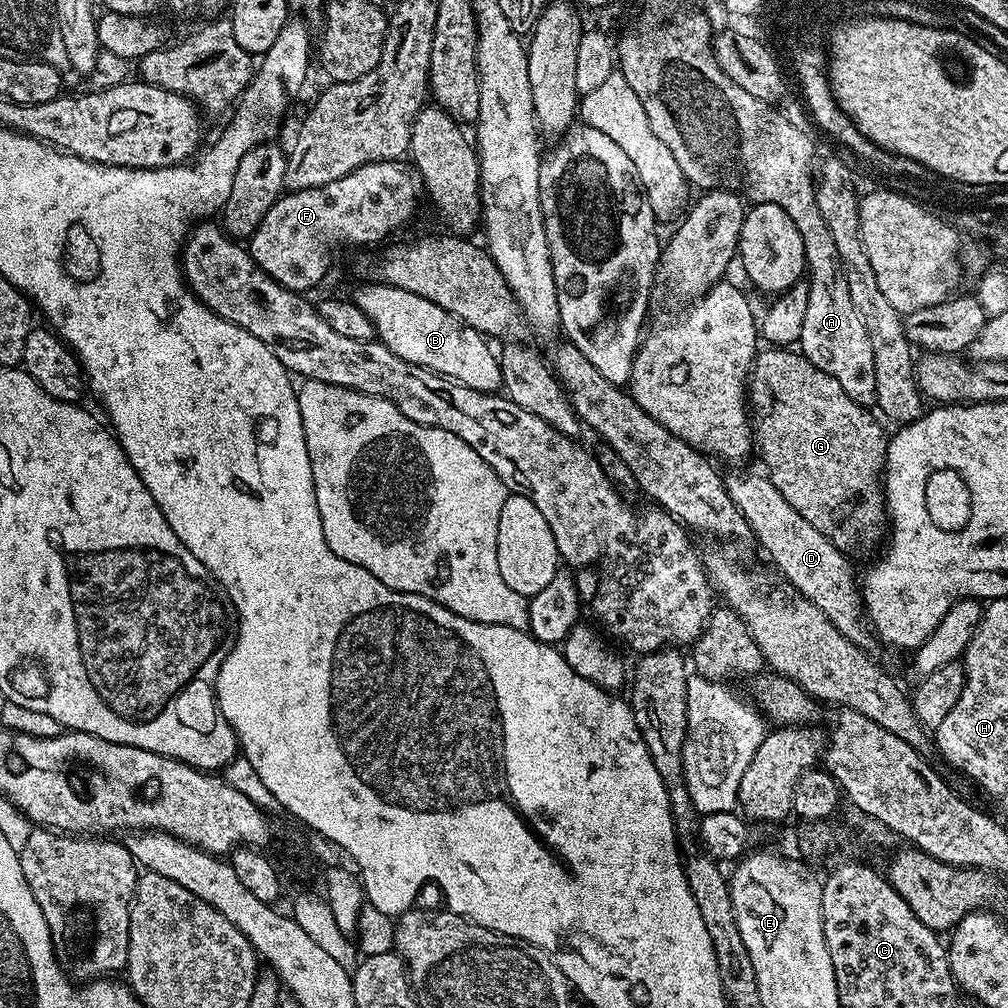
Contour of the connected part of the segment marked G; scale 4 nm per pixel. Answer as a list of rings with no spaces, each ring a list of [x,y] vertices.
[[[768,348],[765,352],[764,349],[757,351],[752,371],[748,373],[746,395],[754,433],[754,444],[758,452],[764,455],[765,469],[763,468],[763,471],[766,473],[768,481],[782,494],[782,498],[786,498],[786,502],[790,502],[790,506],[794,506],[794,510],[798,510],[798,514],[802,514],[802,518],[806,518],[806,522],[810,522],[810,526],[814,526],[814,530],[822,530],[822,534],[826,534],[826,538],[830,538],[830,542],[834,542],[834,546],[838,546],[845,554],[852,554],[855,548],[872,548],[880,539],[883,541],[886,529],[890,524],[882,483],[884,459],[888,456],[889,437],[886,432],[884,436],[884,428],[871,416],[872,412],[867,407],[854,402],[854,399],[846,394],[846,391],[830,374],[823,373],[817,366],[812,365],[799,351],[787,352],[784,348]]]

